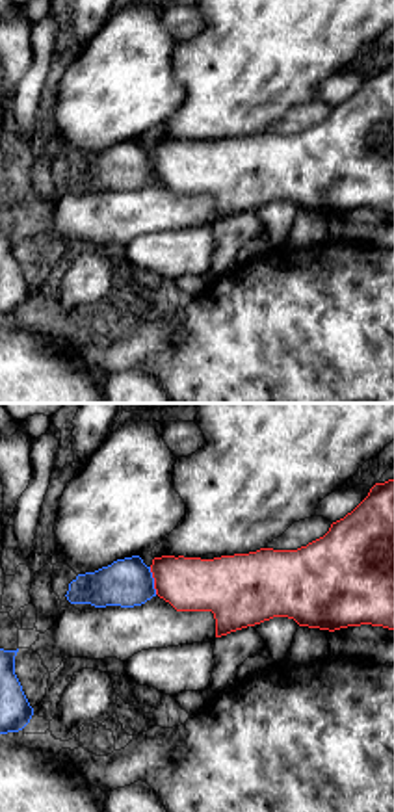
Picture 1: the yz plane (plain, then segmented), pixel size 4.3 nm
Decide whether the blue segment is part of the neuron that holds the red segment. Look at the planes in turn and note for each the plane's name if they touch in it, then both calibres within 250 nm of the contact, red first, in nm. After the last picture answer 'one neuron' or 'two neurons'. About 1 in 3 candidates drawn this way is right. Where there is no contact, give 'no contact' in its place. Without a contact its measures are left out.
contact in yz; calibres 240 and 220 nm

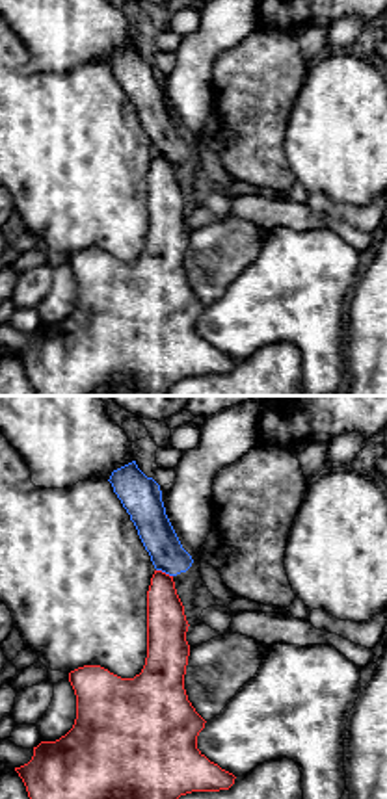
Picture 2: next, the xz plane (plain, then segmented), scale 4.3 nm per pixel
contact in xz; calibres 180 and 150 nm

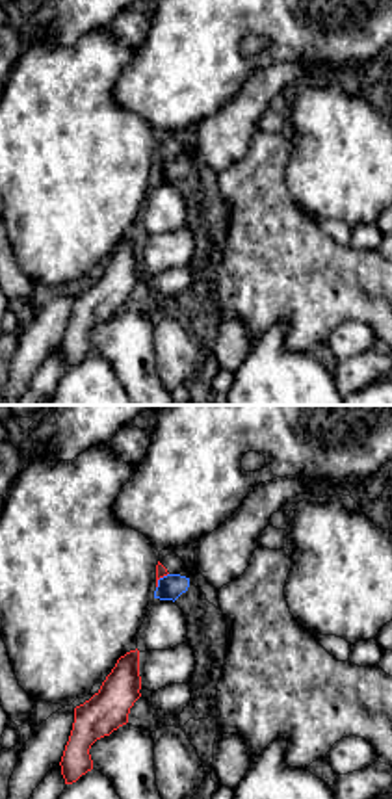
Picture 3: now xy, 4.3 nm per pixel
contact in xy; calibres 50 and 110 nm

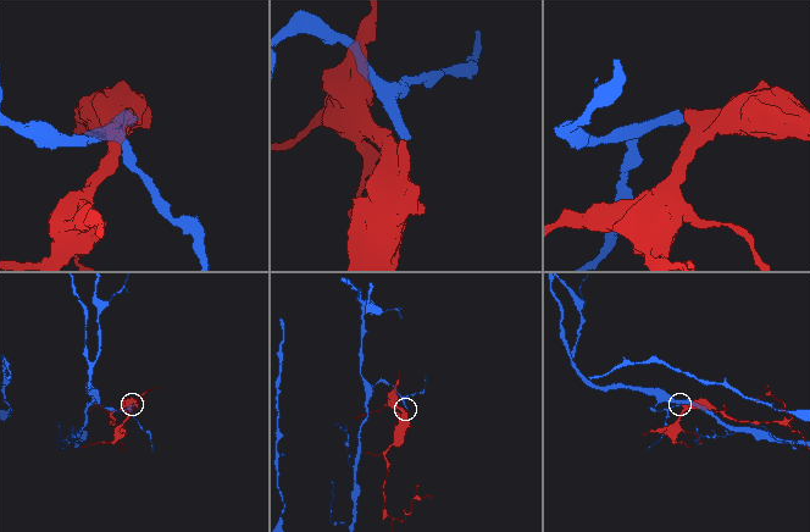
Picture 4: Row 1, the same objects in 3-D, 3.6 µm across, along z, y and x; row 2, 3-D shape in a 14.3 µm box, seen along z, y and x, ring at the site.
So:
two neurons

